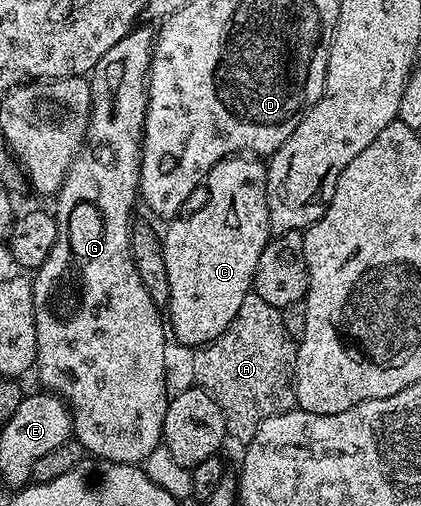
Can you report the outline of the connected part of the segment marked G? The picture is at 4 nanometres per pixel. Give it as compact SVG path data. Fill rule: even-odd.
M134 27L128 32L93 68L88 77L89 89L92 92L93 109L89 115L89 129L85 135L85 144L73 159L69 173L59 193L61 209L56 209L57 237L55 246L51 246L51 254L47 254L47 262L36 269L33 281L33 301L35 302L35 334L37 335L37 363L35 373L42 380L44 387L55 396L60 396L69 405L73 413L73 436L85 447L90 457L98 460L110 460L116 464L144 465L145 459L156 448L163 444L163 422L167 418L167 406L171 399L171 391L165 385L165 336L167 340L167 324L163 319L162 309L147 294L147 286L139 278L137 262L133 259L133 241L131 239L131 223L129 224L129 207L139 200L139 185L141 182L141 135L145 129L145 115L149 101L149 63L153 57L154 29Z

